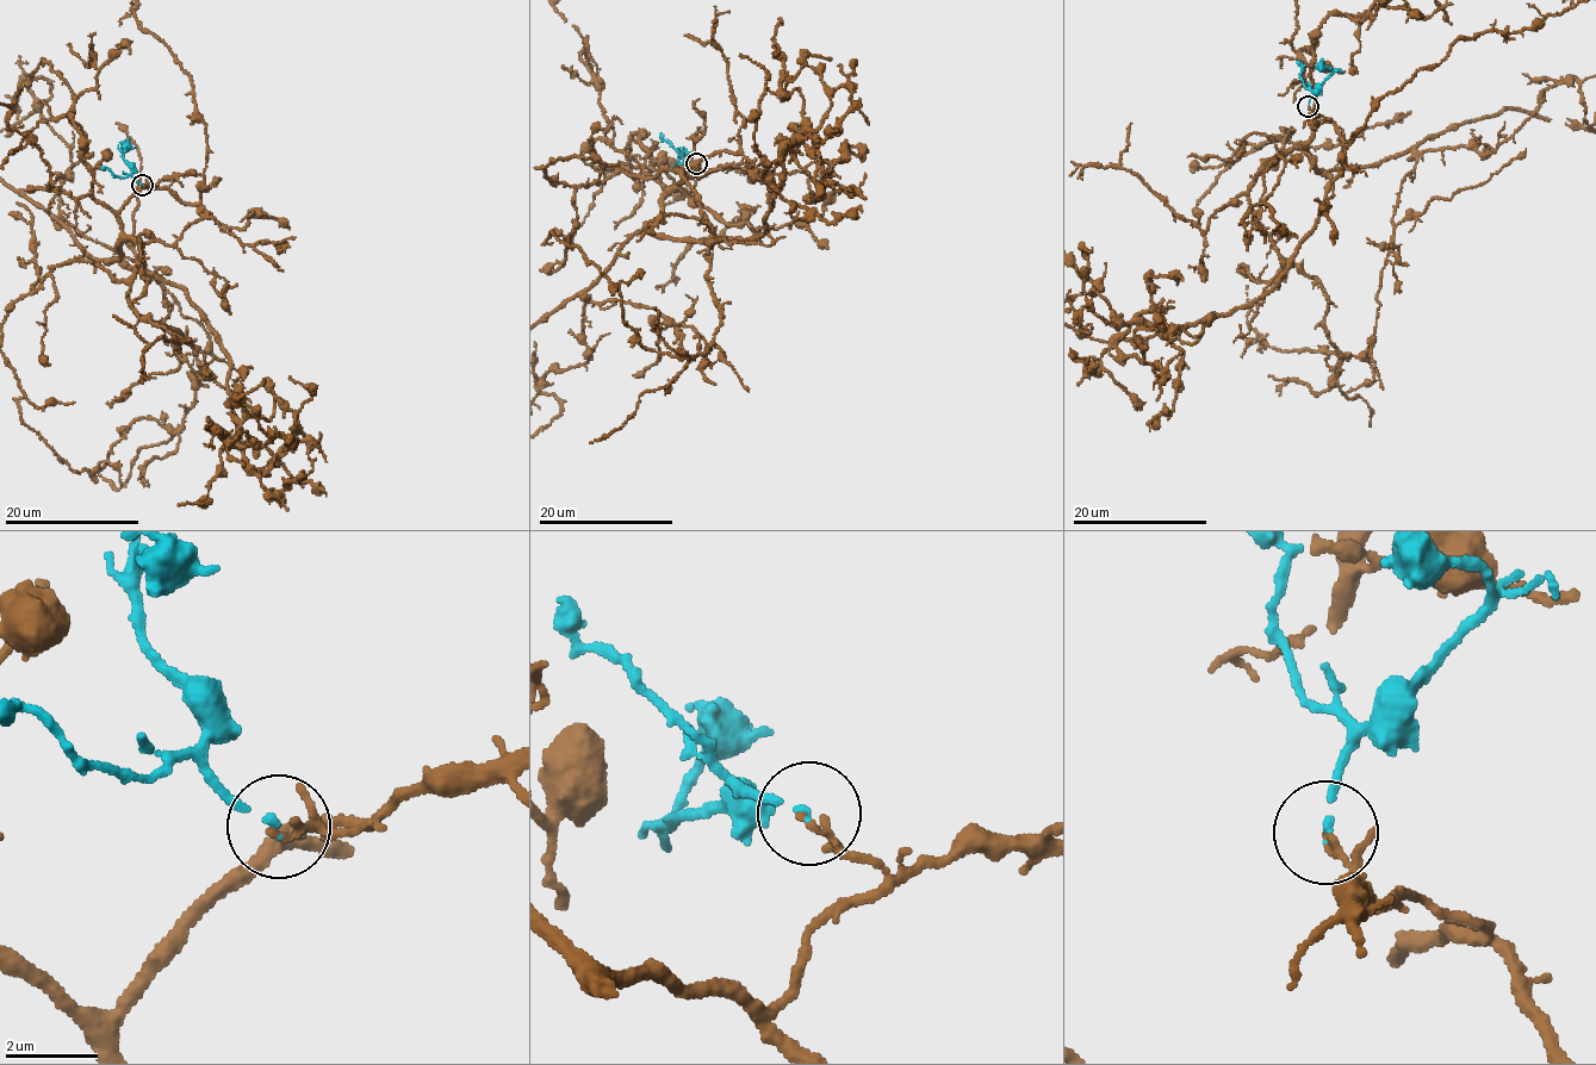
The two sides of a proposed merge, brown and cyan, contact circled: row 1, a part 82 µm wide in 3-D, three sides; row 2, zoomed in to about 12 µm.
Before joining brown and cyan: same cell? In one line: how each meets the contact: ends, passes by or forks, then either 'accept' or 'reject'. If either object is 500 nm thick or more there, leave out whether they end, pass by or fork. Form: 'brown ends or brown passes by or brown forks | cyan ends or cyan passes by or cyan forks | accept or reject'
brown ends | cyan ends | reject

